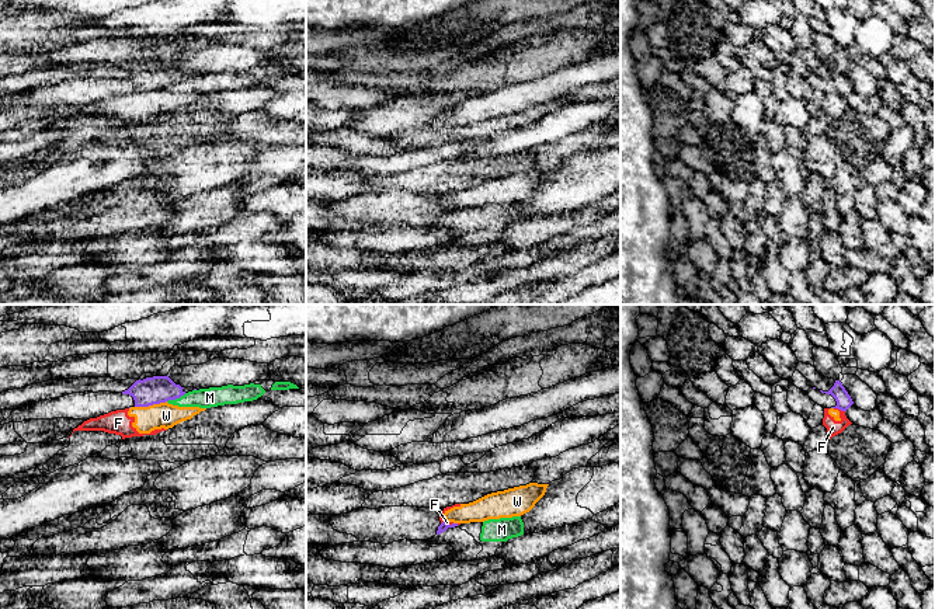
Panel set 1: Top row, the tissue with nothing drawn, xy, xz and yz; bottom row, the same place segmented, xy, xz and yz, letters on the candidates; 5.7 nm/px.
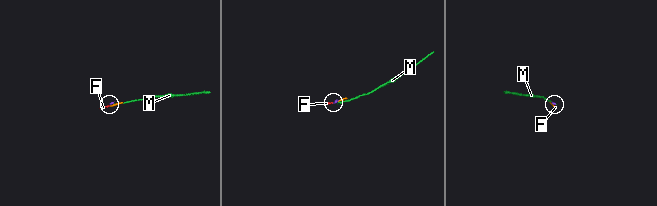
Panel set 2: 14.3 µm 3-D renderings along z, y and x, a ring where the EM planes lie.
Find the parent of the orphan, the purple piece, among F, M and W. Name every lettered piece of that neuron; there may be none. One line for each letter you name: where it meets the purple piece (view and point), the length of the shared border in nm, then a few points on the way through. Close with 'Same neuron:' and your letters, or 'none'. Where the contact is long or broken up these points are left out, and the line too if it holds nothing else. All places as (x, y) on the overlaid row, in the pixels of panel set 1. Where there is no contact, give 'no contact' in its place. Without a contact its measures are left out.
Same neuron: none

